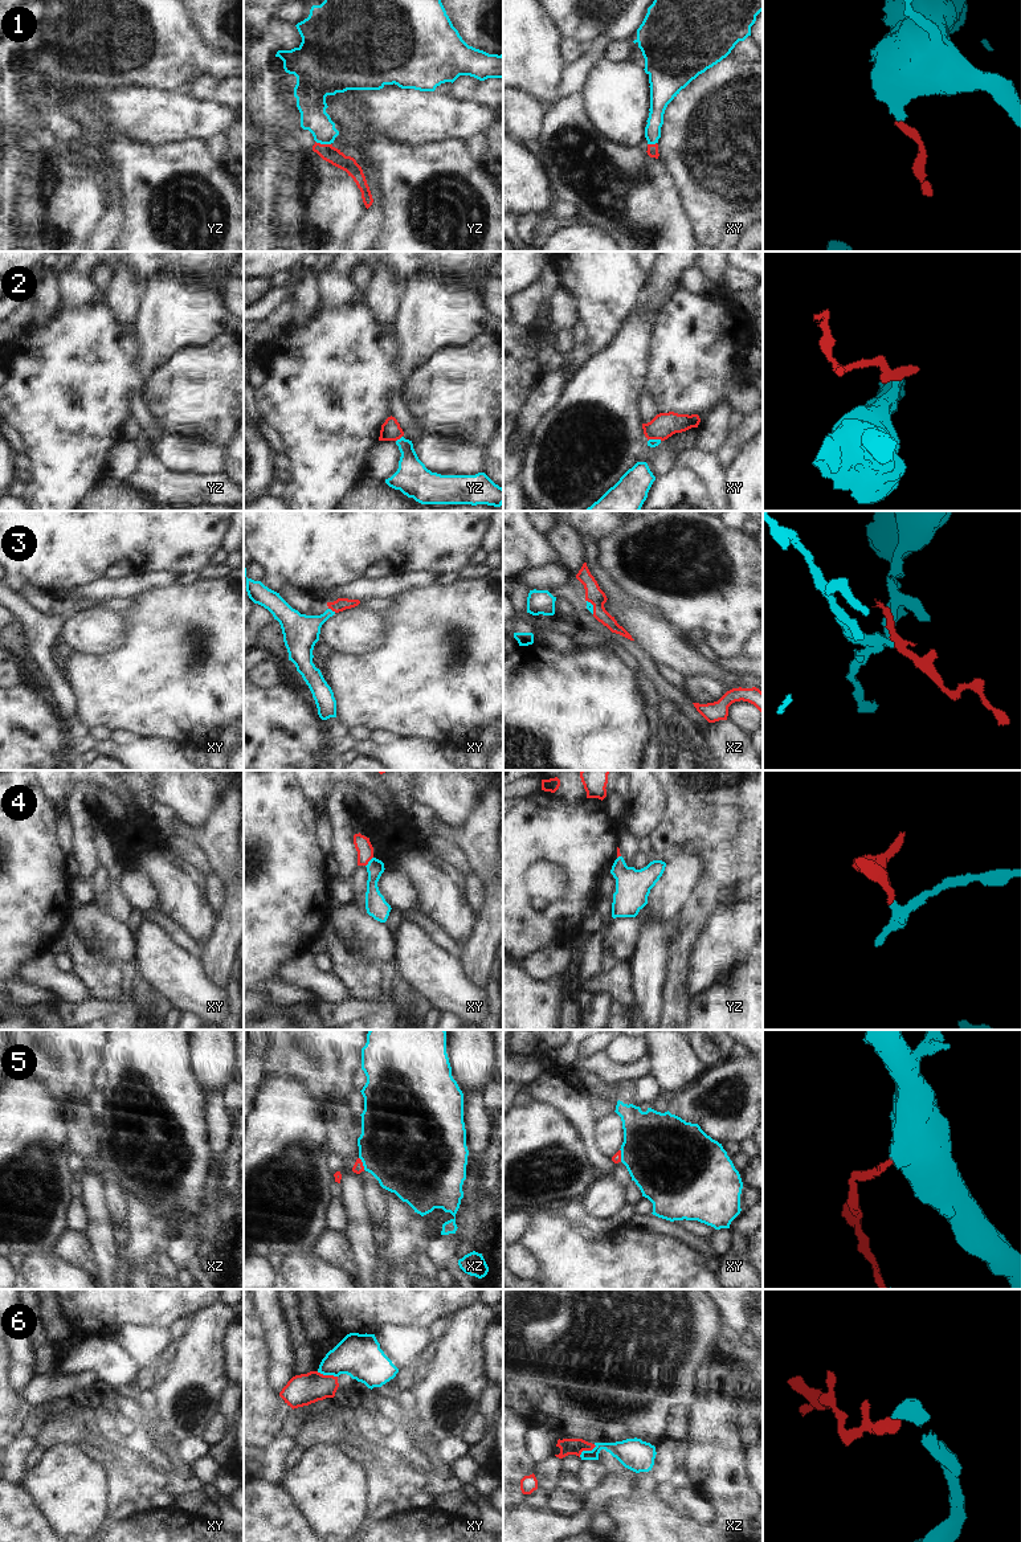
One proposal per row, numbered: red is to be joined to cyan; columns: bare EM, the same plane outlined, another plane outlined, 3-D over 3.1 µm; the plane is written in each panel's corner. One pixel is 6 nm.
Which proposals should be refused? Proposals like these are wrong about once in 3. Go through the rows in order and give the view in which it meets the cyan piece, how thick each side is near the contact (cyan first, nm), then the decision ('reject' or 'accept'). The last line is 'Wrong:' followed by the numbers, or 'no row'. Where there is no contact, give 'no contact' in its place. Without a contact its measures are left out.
1: yz | 170/100 nm | accept
2: yz | 200/120 nm | reject
3: xy | 220/80 nm | accept
4: xy | 120/100 nm | accept
5: xz | 480/70 nm | accept
6: xz | 160/100 nm | reject
Wrong: 2, 6

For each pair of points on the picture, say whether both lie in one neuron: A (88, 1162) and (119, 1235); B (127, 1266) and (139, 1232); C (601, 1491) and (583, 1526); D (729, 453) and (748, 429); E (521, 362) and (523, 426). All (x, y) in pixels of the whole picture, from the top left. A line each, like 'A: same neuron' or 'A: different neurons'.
A: different neurons
B: same neuron
C: same neuron
D: same neuron
E: different neurons

